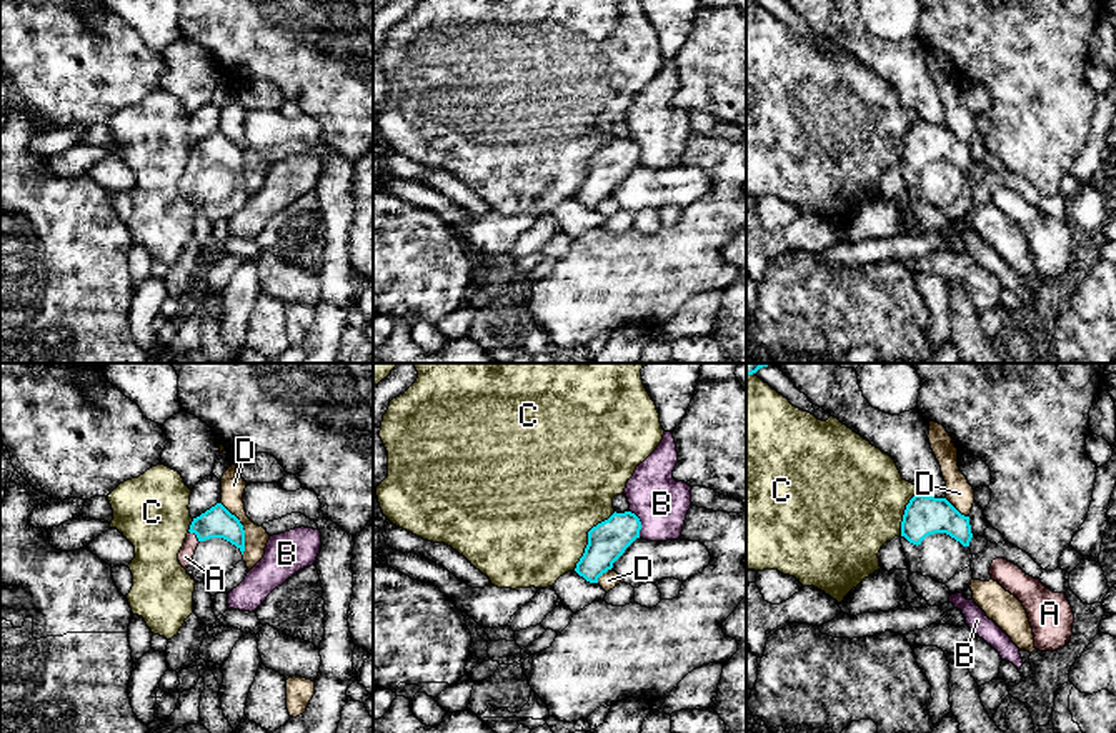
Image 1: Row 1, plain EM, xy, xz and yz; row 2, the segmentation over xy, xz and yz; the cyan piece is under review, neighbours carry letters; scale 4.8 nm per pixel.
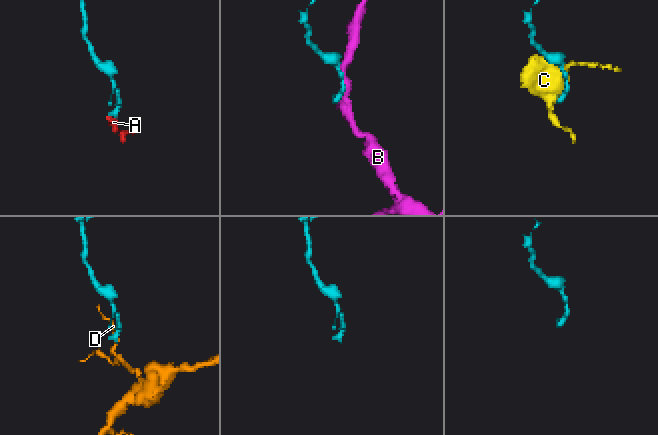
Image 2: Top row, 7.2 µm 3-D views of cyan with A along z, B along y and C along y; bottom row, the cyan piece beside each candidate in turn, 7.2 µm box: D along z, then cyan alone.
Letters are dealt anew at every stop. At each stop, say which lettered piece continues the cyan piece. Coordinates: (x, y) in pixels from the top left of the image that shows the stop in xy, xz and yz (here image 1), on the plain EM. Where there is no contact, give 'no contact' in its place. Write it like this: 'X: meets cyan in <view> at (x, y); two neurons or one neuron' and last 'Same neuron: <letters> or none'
A: meets cyan in xy at (195, 160); one neuron
B: meets cyan in xz at (640, 150); two neurons
C: meets cyan in xz at (588, 164); two neurons
D: meets cyan in xy at (242, 155); two neurons
Same neuron: A

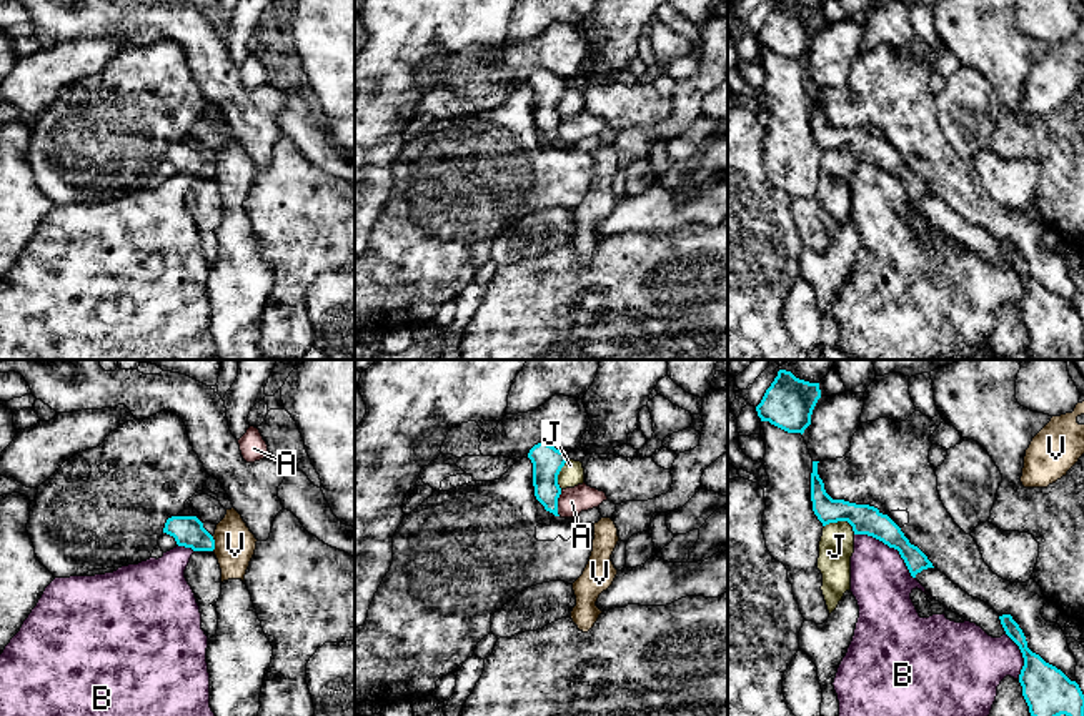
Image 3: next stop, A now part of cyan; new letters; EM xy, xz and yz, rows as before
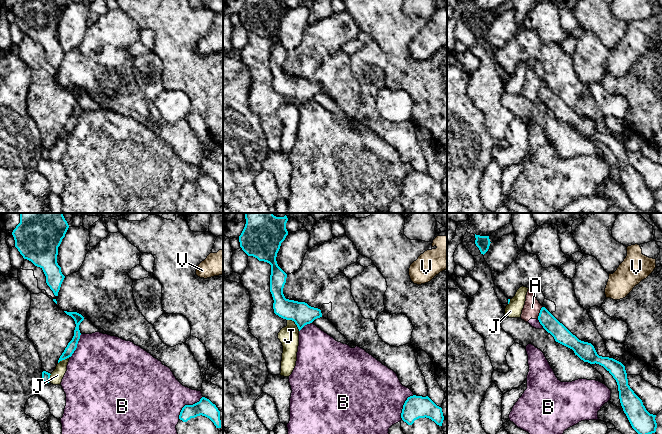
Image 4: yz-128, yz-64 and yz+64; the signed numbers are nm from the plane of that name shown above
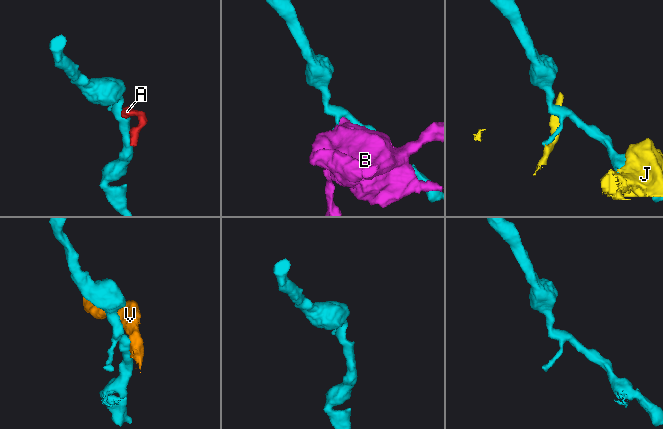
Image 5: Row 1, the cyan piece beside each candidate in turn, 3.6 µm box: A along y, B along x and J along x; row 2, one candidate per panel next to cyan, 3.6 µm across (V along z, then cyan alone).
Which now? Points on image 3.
A: meets cyan in xz at (556, 130); two neurons
B: meets cyan in yz at (890, 174); two neurons
J: meets cyan in yz at (841, 147); two neurons
V: meets cyan in xy at (213, 170); two neurons
Same neuron: none

